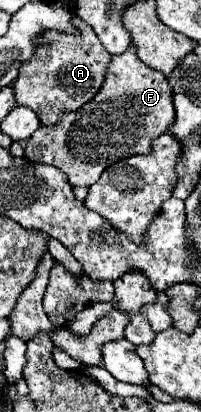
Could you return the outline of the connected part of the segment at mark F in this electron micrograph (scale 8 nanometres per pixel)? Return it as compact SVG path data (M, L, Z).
M132 44L124 54L112 58L102 90L80 110L64 114L54 126L40 126L28 140L24 154L32 162L58 166L66 172L72 186L88 188L110 164L150 152L152 140L164 134L176 116L172 96L174 92L166 76L148 68L136 56Z

